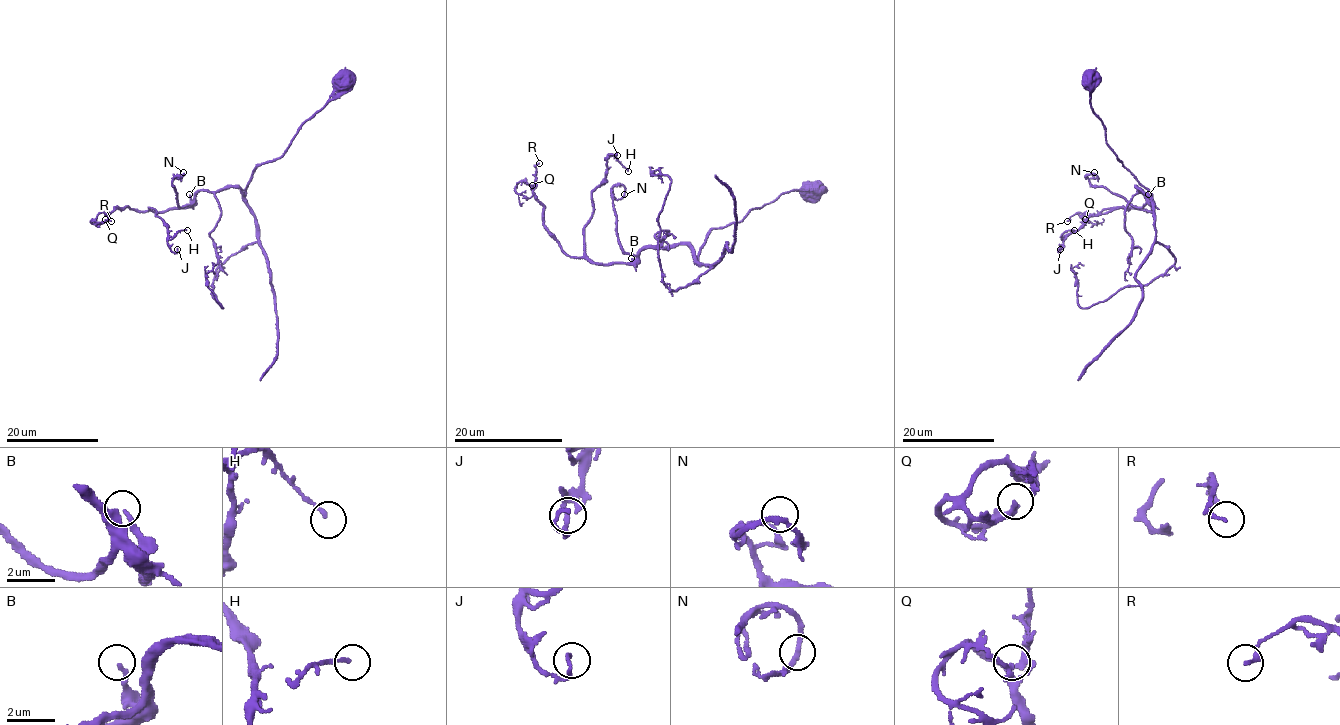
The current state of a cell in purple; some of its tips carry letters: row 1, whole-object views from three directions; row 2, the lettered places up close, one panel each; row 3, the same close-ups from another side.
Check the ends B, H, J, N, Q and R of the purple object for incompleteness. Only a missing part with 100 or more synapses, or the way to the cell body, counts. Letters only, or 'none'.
none

